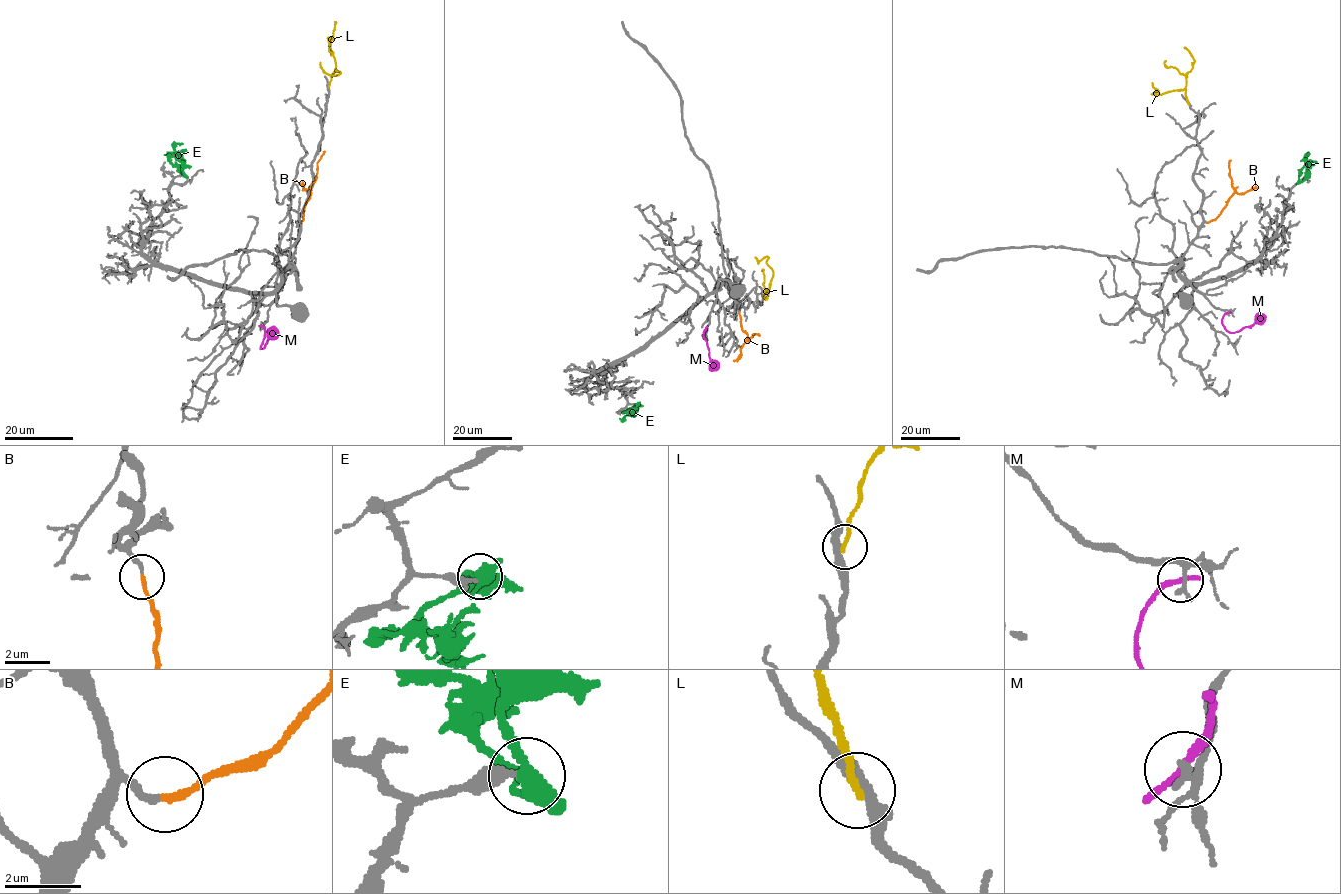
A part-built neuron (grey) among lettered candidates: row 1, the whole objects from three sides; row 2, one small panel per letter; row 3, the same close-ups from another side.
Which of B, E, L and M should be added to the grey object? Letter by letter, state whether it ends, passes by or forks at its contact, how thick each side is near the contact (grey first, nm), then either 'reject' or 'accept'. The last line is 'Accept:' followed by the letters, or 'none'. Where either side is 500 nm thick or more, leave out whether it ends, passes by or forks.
B: it ends | 200/180 nm | accept
E: it forks | 280/360 nm | reject
L: it ends | 360/180 nm | reject
M: it ends | 200/280 nm | reject
Accept: B

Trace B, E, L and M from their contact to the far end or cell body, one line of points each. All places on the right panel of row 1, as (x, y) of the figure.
B: (1207, 222), (1219, 215), (1234, 191), (1230, 160)
E: (1299, 180), (1299, 172), (1306, 162), (1313, 163)
L: (1188, 104), (1184, 89), (1152, 94), (1156, 91), (1152, 83)
M: (1227, 312), (1222, 323), (1230, 332), (1250, 326), (1265, 317)

